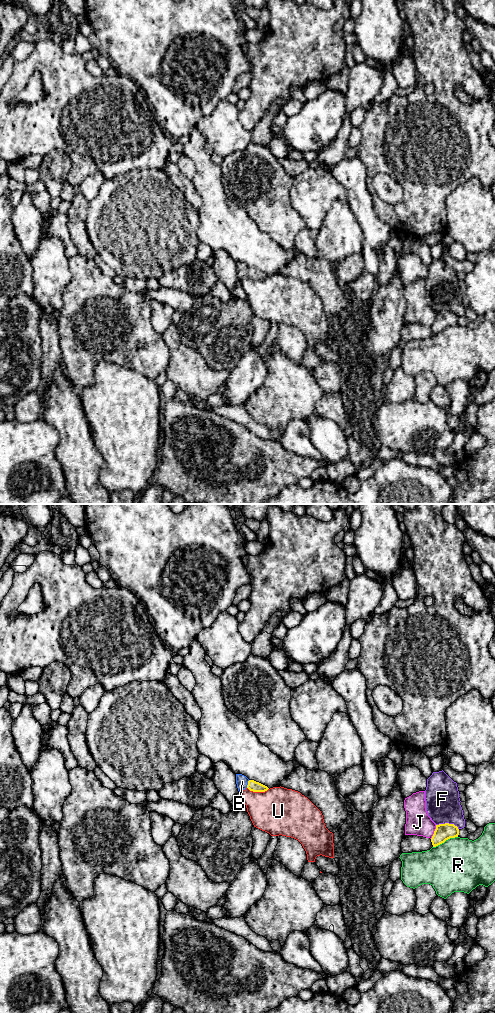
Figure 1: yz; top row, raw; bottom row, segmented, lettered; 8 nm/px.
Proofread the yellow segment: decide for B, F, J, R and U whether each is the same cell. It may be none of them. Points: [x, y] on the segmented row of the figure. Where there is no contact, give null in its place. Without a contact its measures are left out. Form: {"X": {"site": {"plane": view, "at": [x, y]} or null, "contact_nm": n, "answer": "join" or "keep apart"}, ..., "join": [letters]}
{"B": {"site": {"plane": "yz", "at": [248, 784]}, "contact_nm": 70, "answer": "join"}, "F": {"site": {"plane": "yz", "at": [448, 823]}, "contact_nm": 190, "answer": "keep apart"}, "J": {"site": {"plane": "yz", "at": [434, 832]}, "contact_nm": 120, "answer": "keep apart"}, "R": {"site": {"plane": "yz", "at": [445, 840]}, "contact_nm": 220, "answer": "keep apart"}, "U": {"site": {"plane": "yz", "at": [258, 791]}, "contact_nm": 180, "answer": "keep apart"}, "join": ["B"]}

